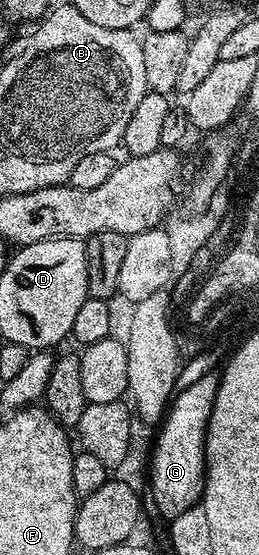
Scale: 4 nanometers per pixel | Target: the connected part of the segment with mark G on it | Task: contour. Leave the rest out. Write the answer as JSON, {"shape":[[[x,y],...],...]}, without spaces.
{"shape":[[[214,369],[194,381],[189,388],[178,391],[171,398],[158,427],[155,454],[153,450],[149,458],[149,477],[155,510],[164,520],[181,517],[203,497],[203,479],[207,469],[207,425],[217,400],[220,377],[220,371]]]}

